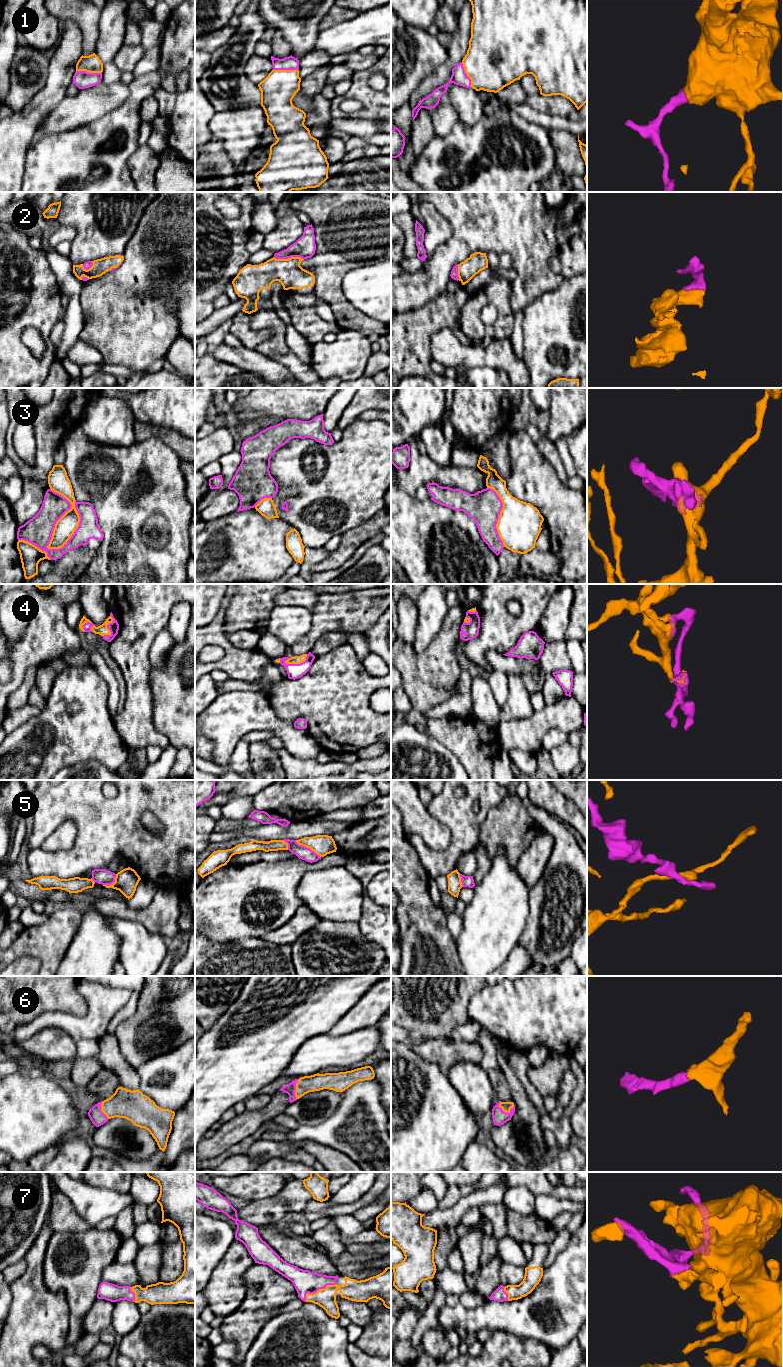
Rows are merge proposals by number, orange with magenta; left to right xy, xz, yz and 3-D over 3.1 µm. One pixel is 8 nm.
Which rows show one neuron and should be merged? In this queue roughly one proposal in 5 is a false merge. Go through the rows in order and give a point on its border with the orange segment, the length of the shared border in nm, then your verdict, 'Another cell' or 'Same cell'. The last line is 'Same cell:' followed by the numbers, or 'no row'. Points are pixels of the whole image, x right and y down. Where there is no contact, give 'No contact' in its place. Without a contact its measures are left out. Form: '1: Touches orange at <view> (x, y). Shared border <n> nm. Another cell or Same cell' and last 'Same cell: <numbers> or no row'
1: Touches orange at xy (89, 72). Shared border 200 nm. Same cell
2: Touches orange at xz (288, 258). Shared border 240 nm. Same cell
3: Touches orange at xy (57, 521). Shared border 500 nm. Another cell
4: Touches orange at xz (297, 663). Shared border 200 nm. Same cell
5: Touches orange at xz (308, 847). Shared border 240 nm. Another cell
6: Touches orange at yz (506, 1112). Shared border 140 nm. Same cell
7: Touches orange at xz (318, 1290). Shared border 280 nm. Same cell
Same cell: 1, 2, 4, 6, 7

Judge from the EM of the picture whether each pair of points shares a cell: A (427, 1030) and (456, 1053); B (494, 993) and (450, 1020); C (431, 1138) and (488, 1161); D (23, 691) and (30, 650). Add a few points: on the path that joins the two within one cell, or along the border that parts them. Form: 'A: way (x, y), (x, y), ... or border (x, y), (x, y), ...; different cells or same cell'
A: border (444, 1038), (430, 1039), (414, 1044); different cells
B: border (480, 990), (471, 998), (468, 1004), (467, 1019); different cells
C: border (475, 1139), (468, 1145), (460, 1161); different cells
D: border (38, 665), (26, 671), (24, 680), (14, 690); different cells

